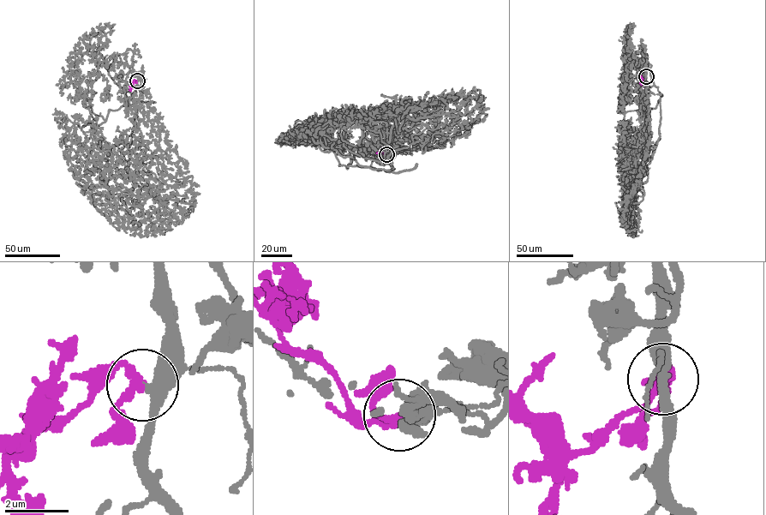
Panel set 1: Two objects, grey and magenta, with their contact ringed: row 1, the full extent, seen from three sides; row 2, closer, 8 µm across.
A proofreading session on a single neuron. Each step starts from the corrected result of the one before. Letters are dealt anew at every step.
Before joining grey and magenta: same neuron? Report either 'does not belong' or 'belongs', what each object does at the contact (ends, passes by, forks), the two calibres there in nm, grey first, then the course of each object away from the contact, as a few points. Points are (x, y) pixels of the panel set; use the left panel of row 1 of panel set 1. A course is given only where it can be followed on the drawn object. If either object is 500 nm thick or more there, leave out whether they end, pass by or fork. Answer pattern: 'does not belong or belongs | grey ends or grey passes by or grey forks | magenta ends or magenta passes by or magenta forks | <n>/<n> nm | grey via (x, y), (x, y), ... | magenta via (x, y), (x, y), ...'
belongs | grey passes by | magenta passes by | 280/200 nm | grey via (137, 80), (138, 105), (123, 89), (136, 112), (127, 173), (150, 194), (190, 204), (181, 224) | magenta via (137, 80), (133, 82), (131, 91)

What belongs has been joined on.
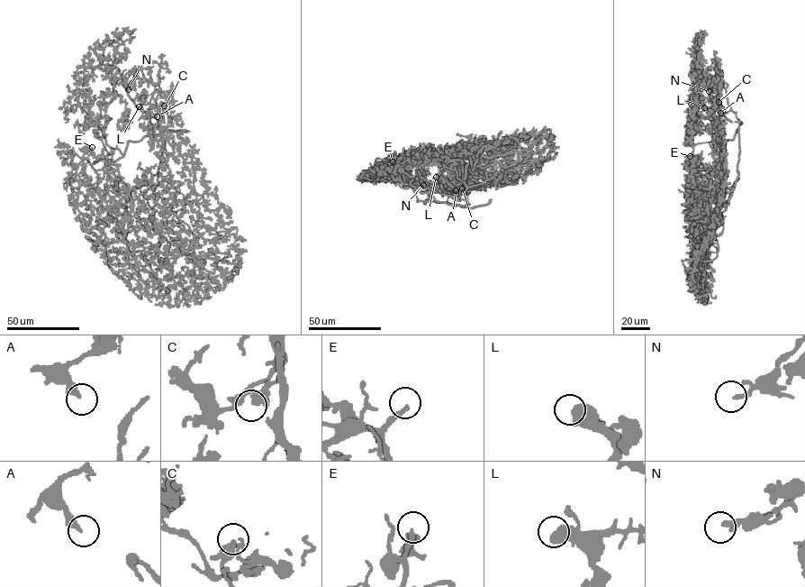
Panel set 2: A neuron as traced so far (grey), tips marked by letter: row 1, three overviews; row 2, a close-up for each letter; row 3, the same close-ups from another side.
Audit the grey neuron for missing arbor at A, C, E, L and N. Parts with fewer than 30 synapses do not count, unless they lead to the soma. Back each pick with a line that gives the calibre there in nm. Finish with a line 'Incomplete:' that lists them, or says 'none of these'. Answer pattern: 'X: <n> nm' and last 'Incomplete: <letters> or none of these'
E: 200 nm
L: 600 nm
N: 240 nm
Incomplete: E, L, N

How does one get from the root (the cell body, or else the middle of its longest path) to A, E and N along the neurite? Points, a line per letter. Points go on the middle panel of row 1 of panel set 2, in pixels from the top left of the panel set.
A: (468, 203), (447, 201), (449, 193), (459, 199), (463, 182), (471, 186), (456, 190)
E: (468, 203), (438, 201), (429, 193), (403, 184), (398, 178), (398, 157), (394, 156), (393, 161)
N: (468, 203), (464, 207), (447, 202), (424, 204), (431, 192), (443, 191), (423, 185)

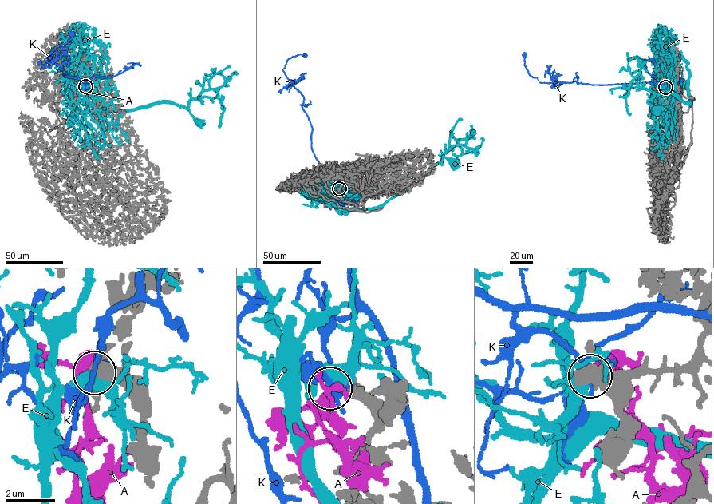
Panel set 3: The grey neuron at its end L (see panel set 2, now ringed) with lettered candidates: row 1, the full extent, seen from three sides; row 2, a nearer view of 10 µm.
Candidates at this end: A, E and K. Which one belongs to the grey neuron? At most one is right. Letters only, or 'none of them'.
A

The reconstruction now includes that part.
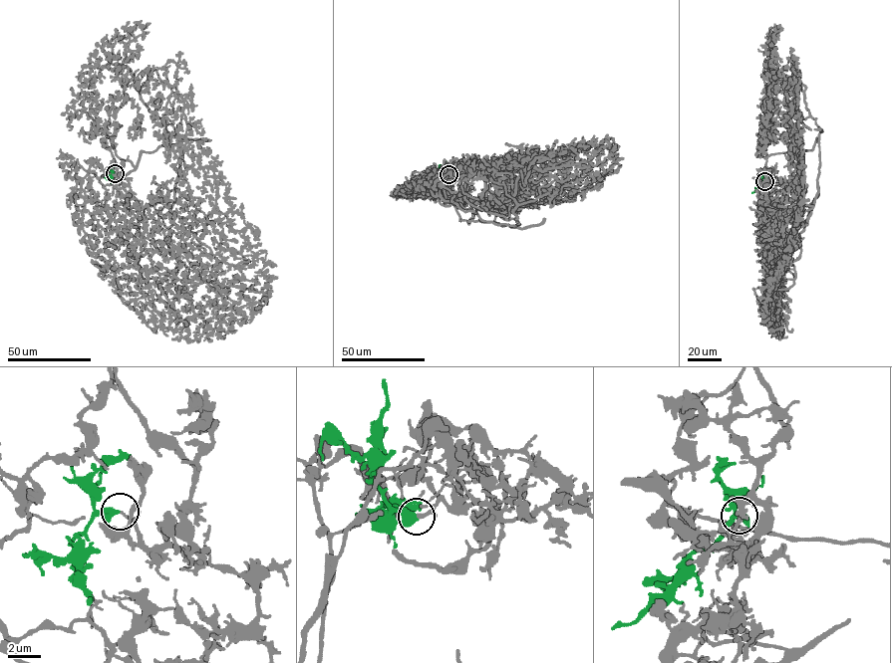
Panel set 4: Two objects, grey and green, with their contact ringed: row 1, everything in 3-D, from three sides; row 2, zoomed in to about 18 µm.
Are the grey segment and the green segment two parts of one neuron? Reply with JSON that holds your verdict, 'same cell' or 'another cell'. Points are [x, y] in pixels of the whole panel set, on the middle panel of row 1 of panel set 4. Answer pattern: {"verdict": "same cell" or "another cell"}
{"verdict": "same cell"}

